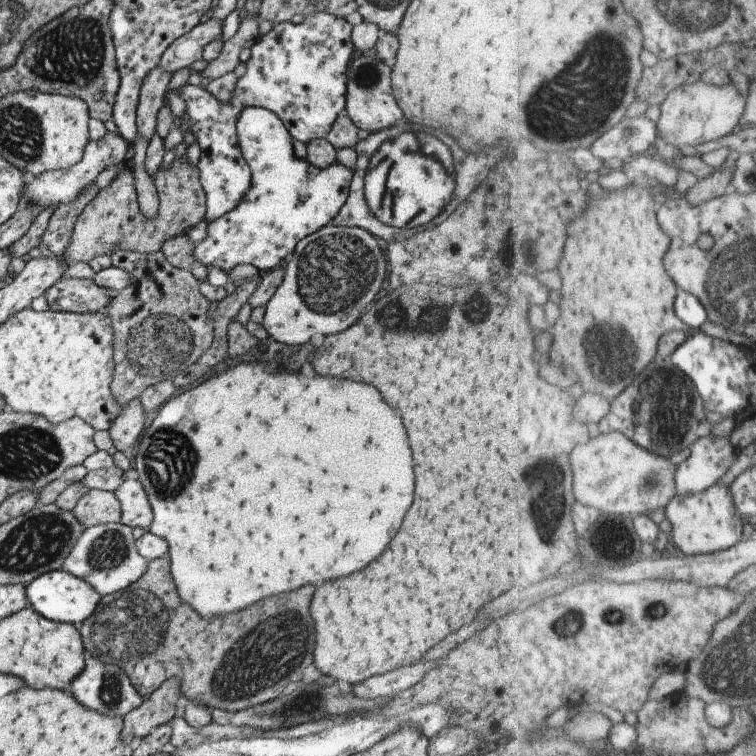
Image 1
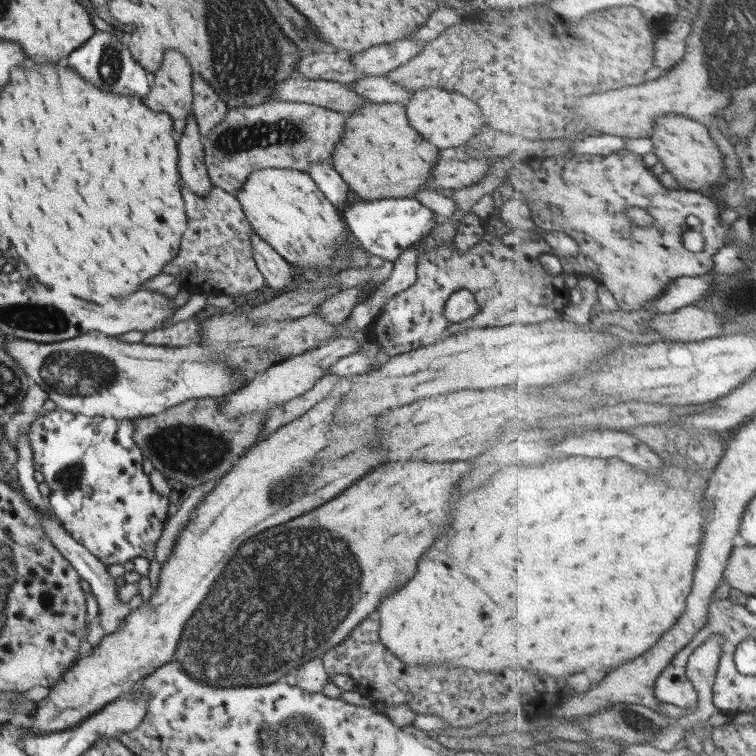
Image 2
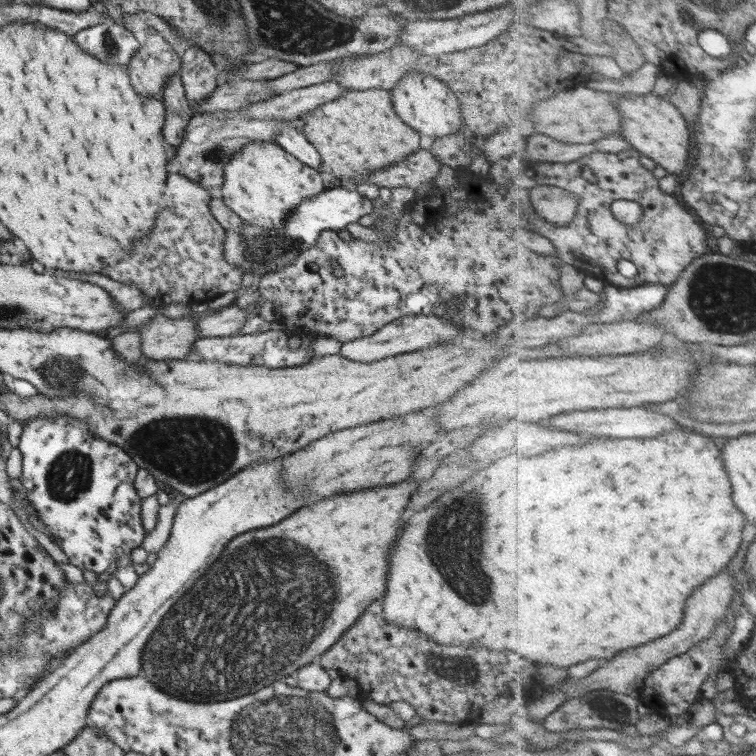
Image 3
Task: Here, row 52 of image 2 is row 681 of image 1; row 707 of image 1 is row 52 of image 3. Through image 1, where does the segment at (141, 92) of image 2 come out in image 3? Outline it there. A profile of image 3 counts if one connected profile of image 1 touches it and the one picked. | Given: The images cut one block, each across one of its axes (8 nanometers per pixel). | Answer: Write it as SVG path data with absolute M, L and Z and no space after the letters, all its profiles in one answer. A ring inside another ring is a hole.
M112 20L78 30L73 40L83 52L101 60L103 64L127 67L133 54L139 50L139 43L131 32Z

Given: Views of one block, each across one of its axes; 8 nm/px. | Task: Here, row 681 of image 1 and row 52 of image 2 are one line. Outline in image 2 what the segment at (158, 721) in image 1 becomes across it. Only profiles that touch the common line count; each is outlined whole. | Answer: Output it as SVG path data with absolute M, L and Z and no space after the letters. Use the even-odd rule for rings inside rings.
M165 50L159 62L159 68L149 74L149 92L145 94L142 104L153 112L164 112L172 120L175 134L181 133L185 126L185 118L192 112L191 94L192 67L189 61L176 50Z

